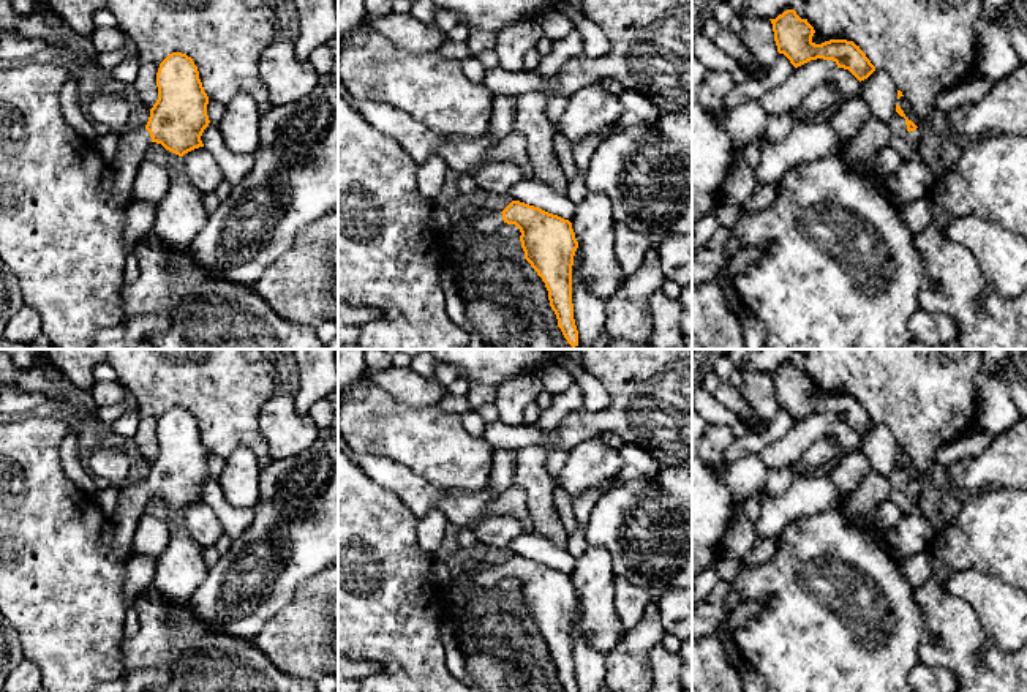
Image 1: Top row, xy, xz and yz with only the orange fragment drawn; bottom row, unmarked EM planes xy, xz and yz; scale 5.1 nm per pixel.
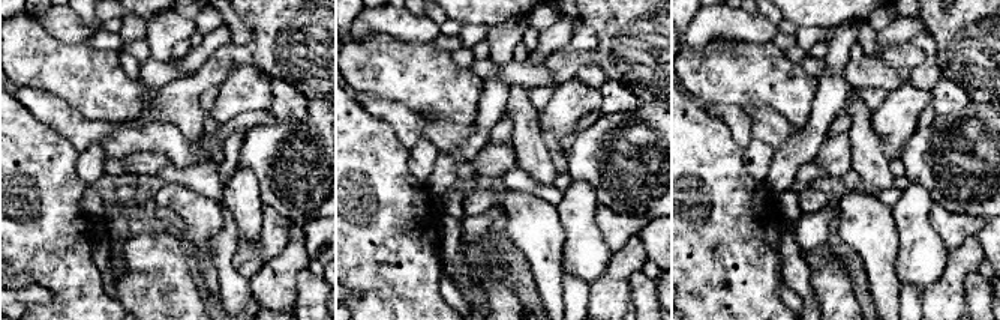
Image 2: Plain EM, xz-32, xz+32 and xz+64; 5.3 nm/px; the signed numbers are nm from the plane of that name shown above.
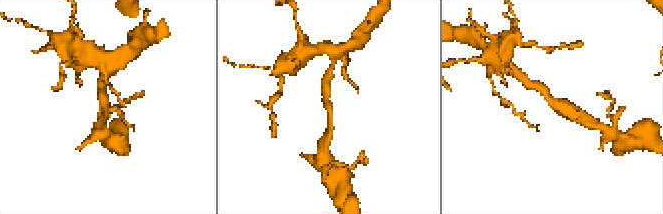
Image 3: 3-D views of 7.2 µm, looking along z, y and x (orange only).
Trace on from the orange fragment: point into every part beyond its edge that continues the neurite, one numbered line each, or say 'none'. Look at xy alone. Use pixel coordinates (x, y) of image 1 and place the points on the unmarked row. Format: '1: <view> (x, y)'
1: xy (133, 496)

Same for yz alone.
1: yz (914, 492)

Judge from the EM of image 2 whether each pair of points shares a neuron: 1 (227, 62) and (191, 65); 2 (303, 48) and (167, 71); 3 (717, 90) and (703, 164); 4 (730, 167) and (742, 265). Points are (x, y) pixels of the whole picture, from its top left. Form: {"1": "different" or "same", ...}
{"1": "different", "2": "different", "3": "different", "4": "same"}

